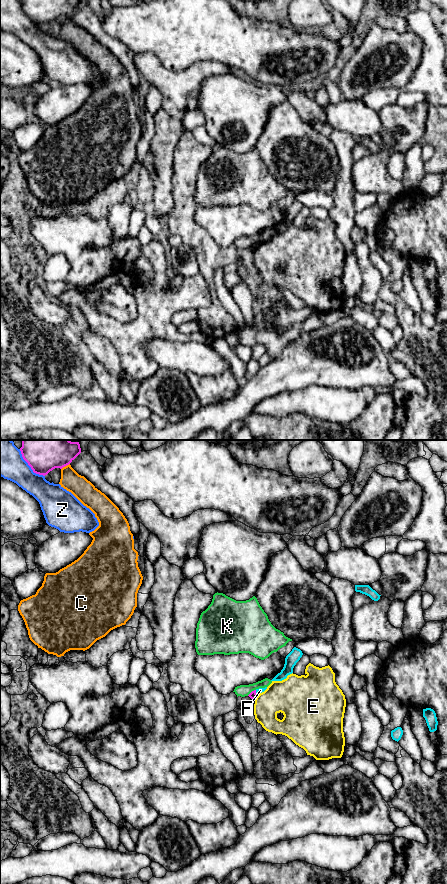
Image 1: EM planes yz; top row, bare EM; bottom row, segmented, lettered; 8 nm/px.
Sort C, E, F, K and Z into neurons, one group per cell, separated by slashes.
C / E / F / K / Z

